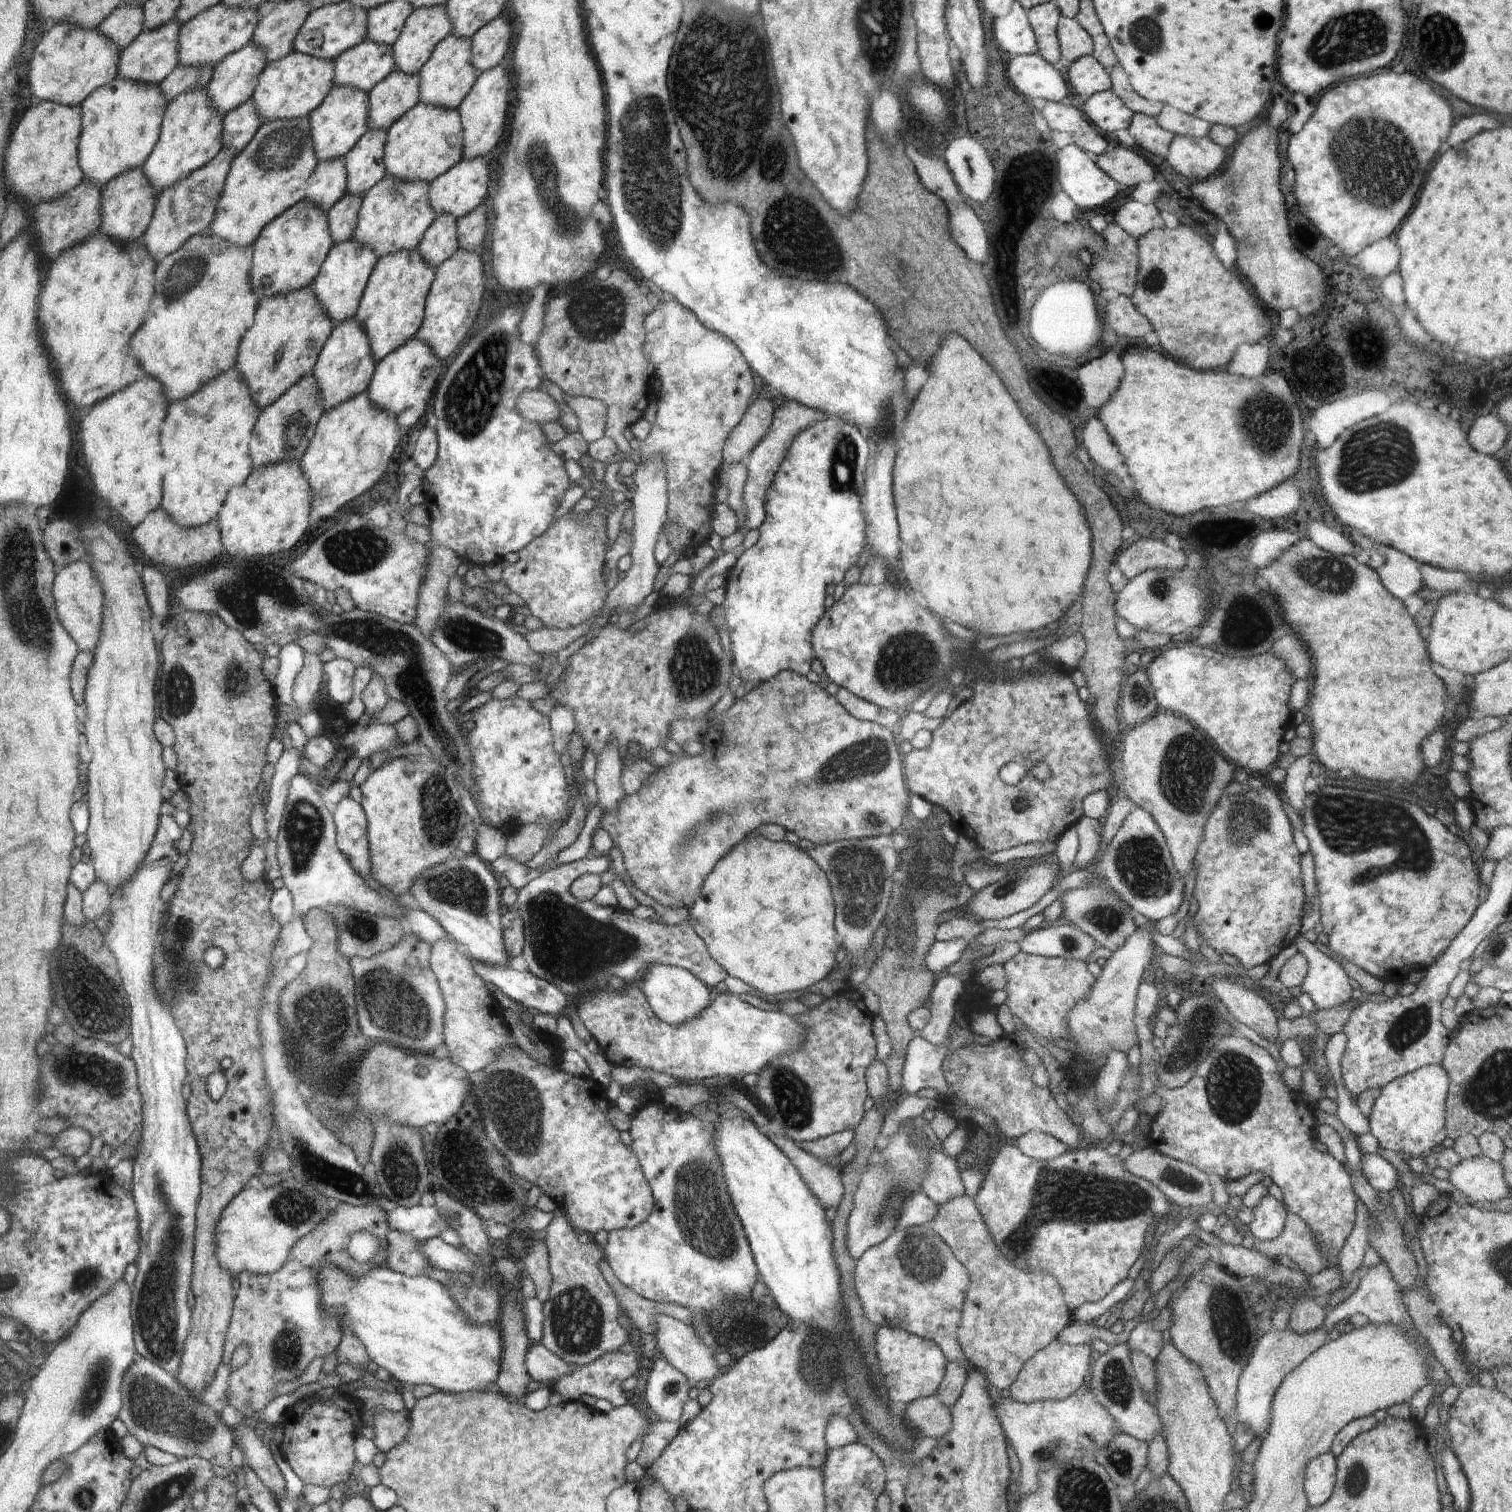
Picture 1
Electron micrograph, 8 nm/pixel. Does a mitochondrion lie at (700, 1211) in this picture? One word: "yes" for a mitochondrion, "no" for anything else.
yes

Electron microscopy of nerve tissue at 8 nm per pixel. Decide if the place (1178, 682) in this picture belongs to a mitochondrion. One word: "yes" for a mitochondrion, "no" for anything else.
no

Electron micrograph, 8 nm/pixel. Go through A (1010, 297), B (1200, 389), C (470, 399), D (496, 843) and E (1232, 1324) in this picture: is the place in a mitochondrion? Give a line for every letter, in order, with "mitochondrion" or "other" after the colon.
A: other
B: other
C: mitochondrion
D: other
E: mitochondrion

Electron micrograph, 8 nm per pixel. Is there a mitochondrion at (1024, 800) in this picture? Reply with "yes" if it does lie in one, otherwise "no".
yes

